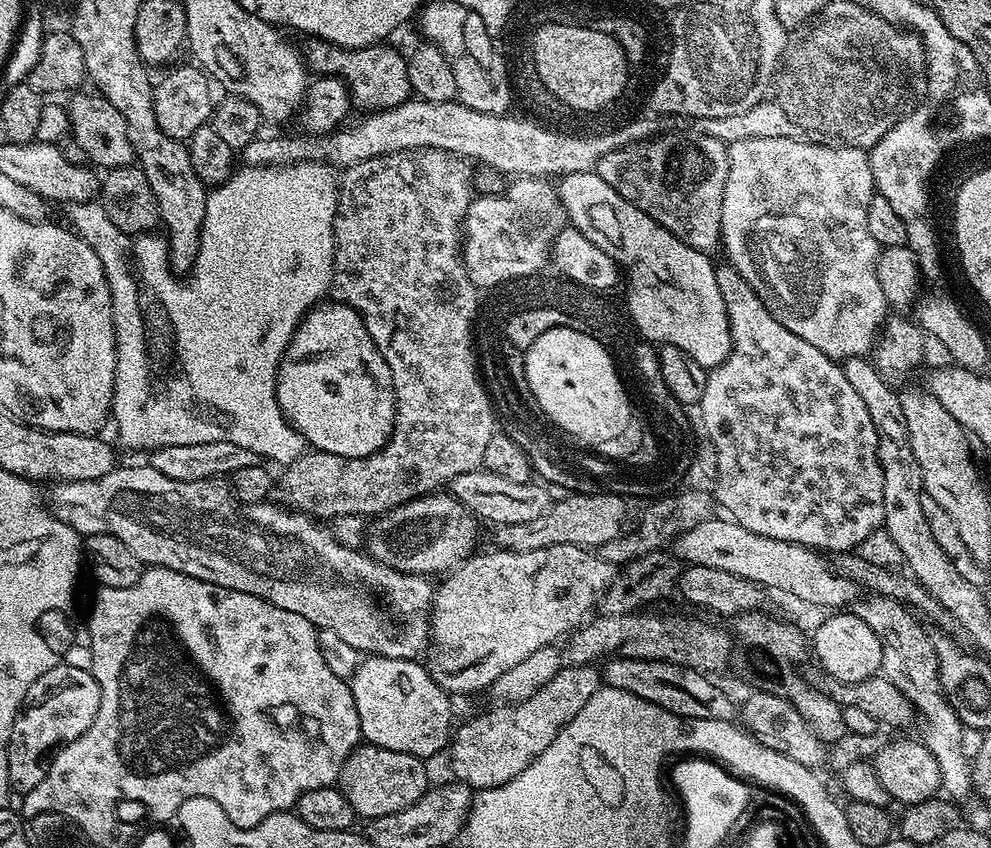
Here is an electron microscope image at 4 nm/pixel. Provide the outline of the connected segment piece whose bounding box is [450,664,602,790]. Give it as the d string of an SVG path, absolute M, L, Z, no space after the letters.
M579 664L558 670L546 686L542 686L530 698L526 698L517 704L502 704L492 706L489 712L484 712L481 716L476 716L473 720L468 720L464 725L457 727L450 736L450 753L452 752L452 772L457 781L468 785L473 790L483 790L486 788L497 788L506 782L510 782L522 770L526 770L531 764L537 763L544 753L553 747L552 743L557 743L561 730L568 725L594 698L594 694L602 687L602 672L599 667L590 664Z

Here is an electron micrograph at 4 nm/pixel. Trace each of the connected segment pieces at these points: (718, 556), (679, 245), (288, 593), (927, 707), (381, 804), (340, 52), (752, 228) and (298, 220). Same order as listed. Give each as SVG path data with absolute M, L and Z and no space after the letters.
M711 518L702 521L700 525L687 529L675 537L676 552L684 559L685 565L701 564L702 566L714 566L714 570L726 570L726 574L734 574L743 580L749 580L752 584L760 585L761 589L777 588L780 592L789 592L808 604L821 604L824 610L836 610L858 592L857 585L852 584L845 576L840 576L827 559L823 560L819 551L806 548L802 544L791 544L774 538L766 538L762 534L754 534L746 530L741 524L737 524L731 518Z
M596 171L570 172L559 181L558 204L568 215L567 223L577 228L582 235L590 238L594 246L603 250L609 258L616 261L623 275L632 282L632 289L626 298L626 307L632 323L639 335L648 340L657 340L657 345L673 344L678 350L686 350L694 362L698 362L706 370L717 368L732 349L732 335L726 314L726 302L722 298L722 290L718 290L716 268L705 253L683 244L674 233L667 232L650 219L642 210L638 210L630 202L626 202Z
M120 466L97 480L53 483L46 500L52 515L81 537L109 533L121 539L144 566L179 566L178 570L190 578L260 596L274 606L282 606L282 610L302 614L317 629L334 630L361 654L416 660L428 640L430 644L426 613L434 599L434 588L428 585L429 577L396 572L355 547L342 546L327 527L303 512L272 502L244 504L225 485L223 488L216 483L215 479L178 482L167 471Z
M875 594L867 598L869 600L862 601L854 608L854 615L862 618L866 626L870 626L874 634L878 634L878 642L884 647L883 676L894 682L898 690L902 690L902 694L915 706L922 720L924 716L922 742L932 751L938 762L943 795L949 801L961 802L960 800L966 799L968 795L971 797L974 792L972 764L969 753L968 756L964 753L966 729L944 695L933 637L930 638L924 633L923 626L911 616L913 613L899 600Z
M361 743L349 754L340 770L338 787L354 806L357 817L371 818L406 810L430 787L428 768L423 759L398 750L386 750L377 744Z
M315 38L302 48L302 59L307 71L320 76L338 76L348 85L351 103L364 110L397 108L409 99L412 87L408 81L408 62L405 53L391 48L391 43L371 44L368 48L343 48L329 40Z
M785 136L778 138L750 138L739 140L727 145L728 149L728 177L726 190L722 198L722 237L723 251L728 251L727 263L735 266L738 274L750 282L754 294L767 306L770 314L786 326L798 338L810 342L810 346L818 346L822 354L832 357L837 362L843 362L855 356L867 357L877 343L878 333L885 326L886 317L890 312L890 305L883 293L882 283L879 282L877 257L882 249L870 238L870 230L866 226L866 210L872 201L874 187L871 174L869 153L862 148L831 148L825 144L811 144L805 140L791 140Z
M301 158L295 162L285 162L275 166L265 166L262 168L250 168L247 166L241 167L239 170L233 171L231 176L223 184L213 187L208 192L208 201L206 202L206 218L202 226L202 238L200 239L200 249L198 250L198 258L196 265L192 267L190 275L187 277L188 284L183 284L183 279L178 278L177 273L173 272L168 267L168 242L163 235L160 234L141 234L138 236L128 236L122 230L118 230L118 226L114 226L110 222L110 218L106 214L103 203L91 202L83 204L72 204L67 210L71 227L74 229L77 236L81 236L84 241L90 246L90 250L94 250L94 254L98 254L98 258L104 267L104 273L108 279L110 286L110 294L112 295L112 317L114 318L114 326L116 327L116 385L114 386L114 394L112 395L112 411L111 419L116 420L116 432L120 435L120 440L128 448L152 448L155 444L165 444L171 446L186 446L194 442L234 442L234 446L242 446L248 452L254 452L262 457L265 461L273 460L279 466L287 466L293 464L298 457L304 455L306 451L306 441L282 414L282 410L276 401L276 371L280 369L280 361L284 358L284 349L288 347L288 343L292 340L292 335L296 333L296 326L300 323L300 318L305 316L308 309L313 307L317 302L325 299L324 295L329 295L332 286L332 260L336 257L336 243L334 242L334 218L336 217L336 202L338 199L338 180L332 172L324 164L319 164L316 160L308 160L309 158Z

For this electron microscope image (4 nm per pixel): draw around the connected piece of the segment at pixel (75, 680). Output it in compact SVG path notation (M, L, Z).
M62 662L62 680L64 684L70 686L62 686L60 690L56 690L56 694L60 692L56 698L52 698L42 708L40 704L25 700L20 713L14 718L14 726L10 730L10 742L8 743L8 782L13 793L26 794L34 790L34 786L38 786L38 782L46 778L48 767L52 764L57 752L70 742L74 742L82 734L86 734L86 730L90 730L90 722L94 722L94 714L98 714L100 687L87 667L79 668L72 662Z

